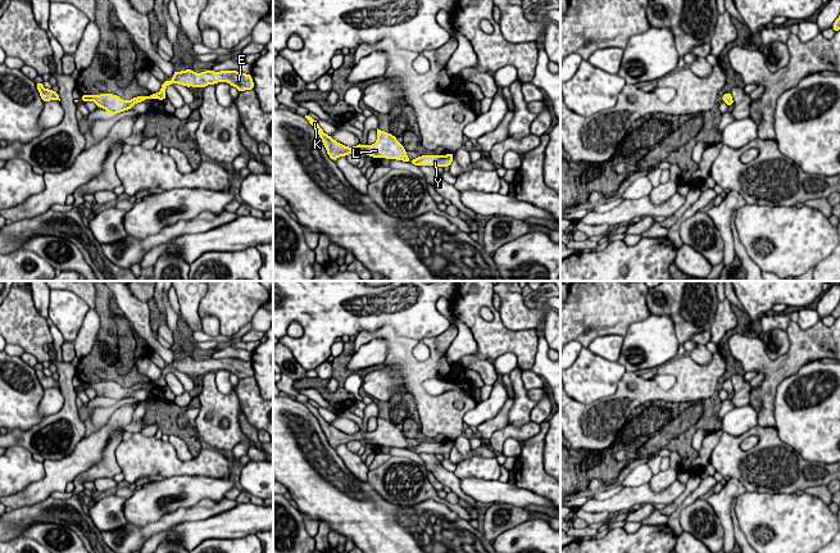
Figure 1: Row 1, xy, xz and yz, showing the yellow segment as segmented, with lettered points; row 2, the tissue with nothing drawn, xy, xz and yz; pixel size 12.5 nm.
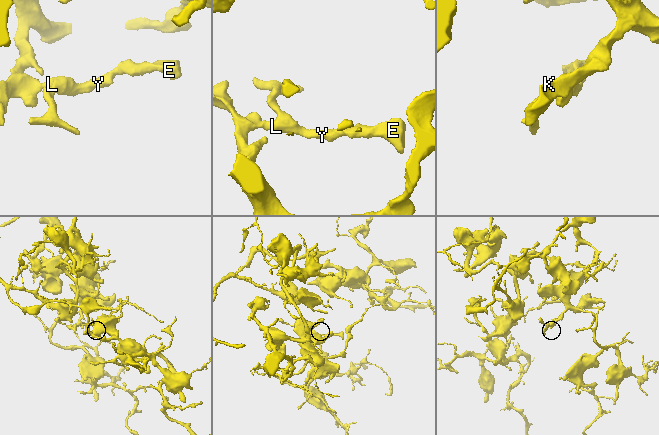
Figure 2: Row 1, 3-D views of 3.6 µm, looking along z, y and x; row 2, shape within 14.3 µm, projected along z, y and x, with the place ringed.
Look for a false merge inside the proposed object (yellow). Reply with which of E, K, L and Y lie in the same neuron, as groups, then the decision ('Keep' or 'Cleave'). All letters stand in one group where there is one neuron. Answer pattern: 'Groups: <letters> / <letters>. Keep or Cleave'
Groups: E K L Y. Keep

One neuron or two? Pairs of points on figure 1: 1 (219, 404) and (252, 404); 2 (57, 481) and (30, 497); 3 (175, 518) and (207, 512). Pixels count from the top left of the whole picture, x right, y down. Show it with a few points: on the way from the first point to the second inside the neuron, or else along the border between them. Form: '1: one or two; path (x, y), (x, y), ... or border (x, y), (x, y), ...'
1: two; border (234, 388), (243, 411)
2: one; path (50, 483), (36, 492)
3: one; path (182, 515), (199, 512)

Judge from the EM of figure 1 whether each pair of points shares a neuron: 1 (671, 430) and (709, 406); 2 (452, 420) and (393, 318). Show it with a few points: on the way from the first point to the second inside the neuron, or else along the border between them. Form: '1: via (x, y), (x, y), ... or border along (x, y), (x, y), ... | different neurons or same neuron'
1: via (680, 430), (684, 430), (700, 415) | same neuron
2: border along (373, 331), (391, 326), (400, 335), (432, 338) | different neurons

